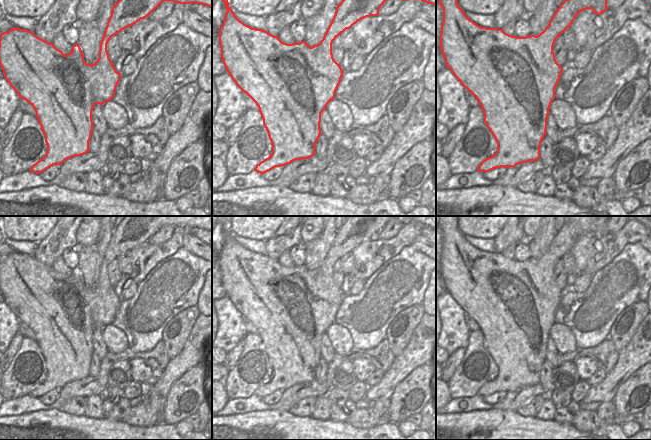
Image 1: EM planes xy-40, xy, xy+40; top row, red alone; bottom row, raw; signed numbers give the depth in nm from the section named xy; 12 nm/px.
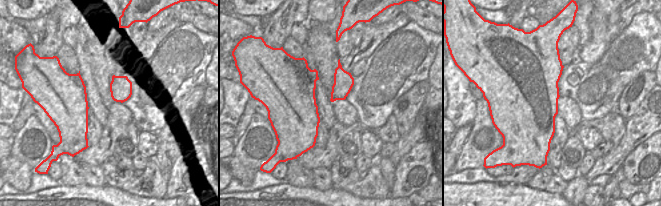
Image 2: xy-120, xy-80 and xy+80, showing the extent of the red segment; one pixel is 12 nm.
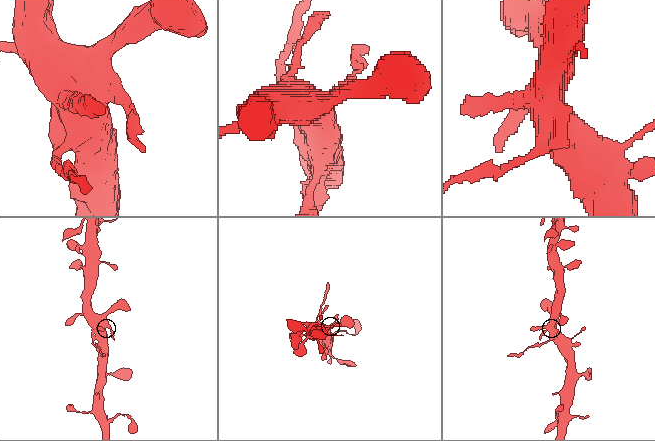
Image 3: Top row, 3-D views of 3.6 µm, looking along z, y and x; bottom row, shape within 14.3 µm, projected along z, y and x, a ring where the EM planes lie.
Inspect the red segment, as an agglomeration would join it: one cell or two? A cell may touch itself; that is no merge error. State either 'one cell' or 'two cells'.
two cells

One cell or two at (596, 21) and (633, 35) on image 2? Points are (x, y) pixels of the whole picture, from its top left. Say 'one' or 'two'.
two

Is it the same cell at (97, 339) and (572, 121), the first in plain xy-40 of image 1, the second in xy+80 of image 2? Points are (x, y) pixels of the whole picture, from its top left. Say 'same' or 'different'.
different

